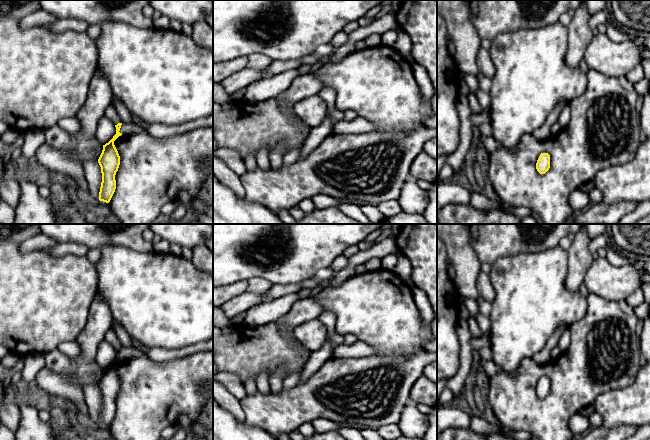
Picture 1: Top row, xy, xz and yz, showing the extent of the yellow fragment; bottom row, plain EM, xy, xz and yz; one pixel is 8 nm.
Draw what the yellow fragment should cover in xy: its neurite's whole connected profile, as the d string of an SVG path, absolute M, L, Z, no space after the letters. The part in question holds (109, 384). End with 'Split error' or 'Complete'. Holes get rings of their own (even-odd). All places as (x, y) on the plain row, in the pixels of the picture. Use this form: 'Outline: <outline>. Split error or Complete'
Outline: M112 329L106 333L104 340L110 343L116 351L116 358L108 367L103 369L102 377L98 383L102 397L99 424L109 427L116 413L115 399L120 389L120 380L114 369L114 365L122 359L119 356L122 346Z. Split error

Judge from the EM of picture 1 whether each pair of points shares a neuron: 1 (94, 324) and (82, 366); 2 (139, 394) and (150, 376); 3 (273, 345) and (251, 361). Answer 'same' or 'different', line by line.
1: same
2: same
3: same

